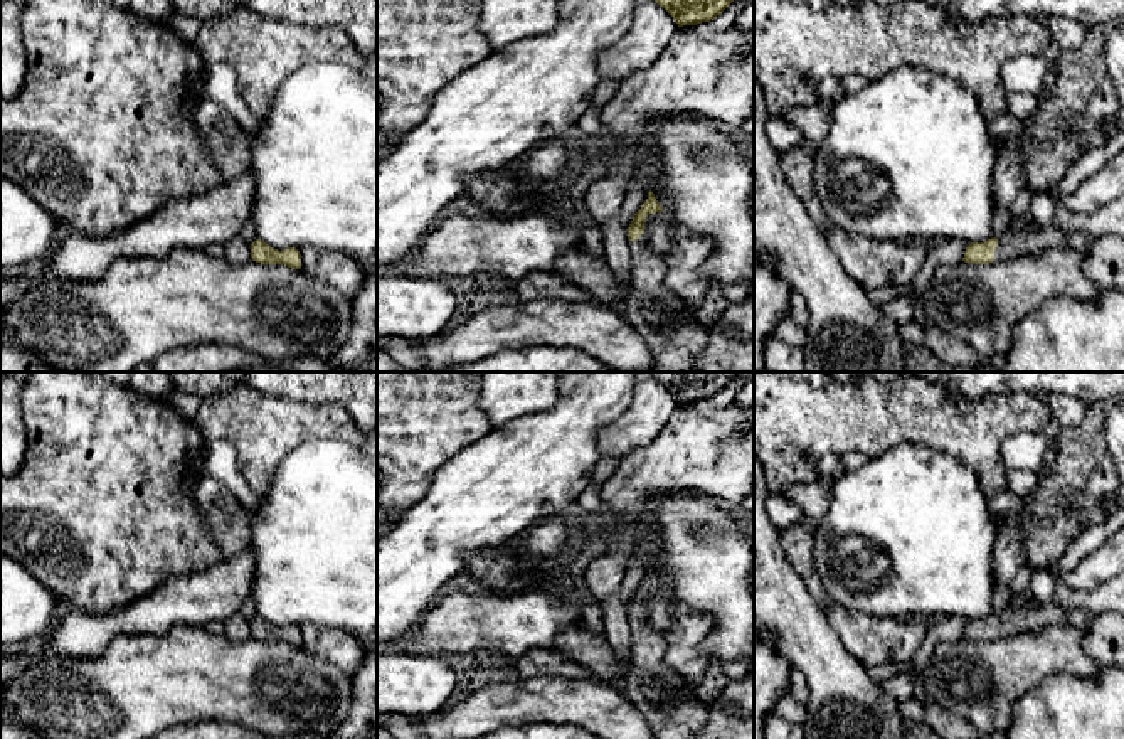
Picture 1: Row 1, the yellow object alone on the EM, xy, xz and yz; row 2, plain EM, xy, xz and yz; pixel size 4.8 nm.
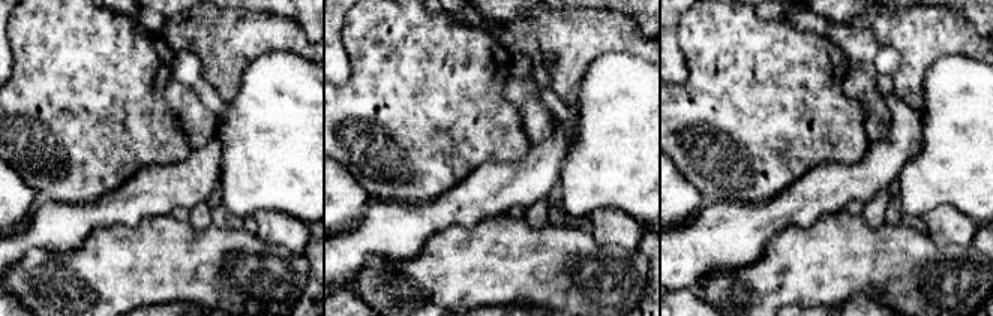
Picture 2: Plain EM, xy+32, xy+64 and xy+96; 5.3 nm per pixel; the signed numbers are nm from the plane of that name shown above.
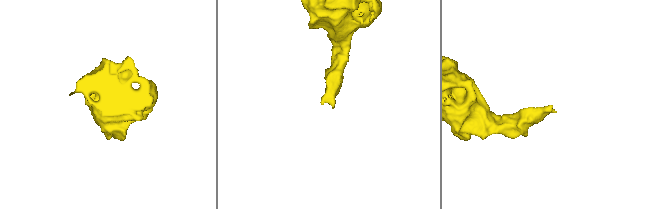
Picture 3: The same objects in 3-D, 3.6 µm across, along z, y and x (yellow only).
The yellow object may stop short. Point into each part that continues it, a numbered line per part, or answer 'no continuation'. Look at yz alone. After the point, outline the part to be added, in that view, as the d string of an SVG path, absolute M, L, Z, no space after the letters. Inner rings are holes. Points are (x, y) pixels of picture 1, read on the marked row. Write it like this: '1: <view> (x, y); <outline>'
1: yz (1015, 241); M1053 222L1043 227L1040 226L1035 232L1020 227L1010 227L998 237L994 261L1035 254L1048 247L1074 247L1084 253L1094 244L1094 241L1094 236L1063 232Z

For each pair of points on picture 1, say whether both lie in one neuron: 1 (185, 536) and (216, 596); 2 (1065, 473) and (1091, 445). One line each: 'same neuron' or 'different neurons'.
1: different neurons
2: same neuron

